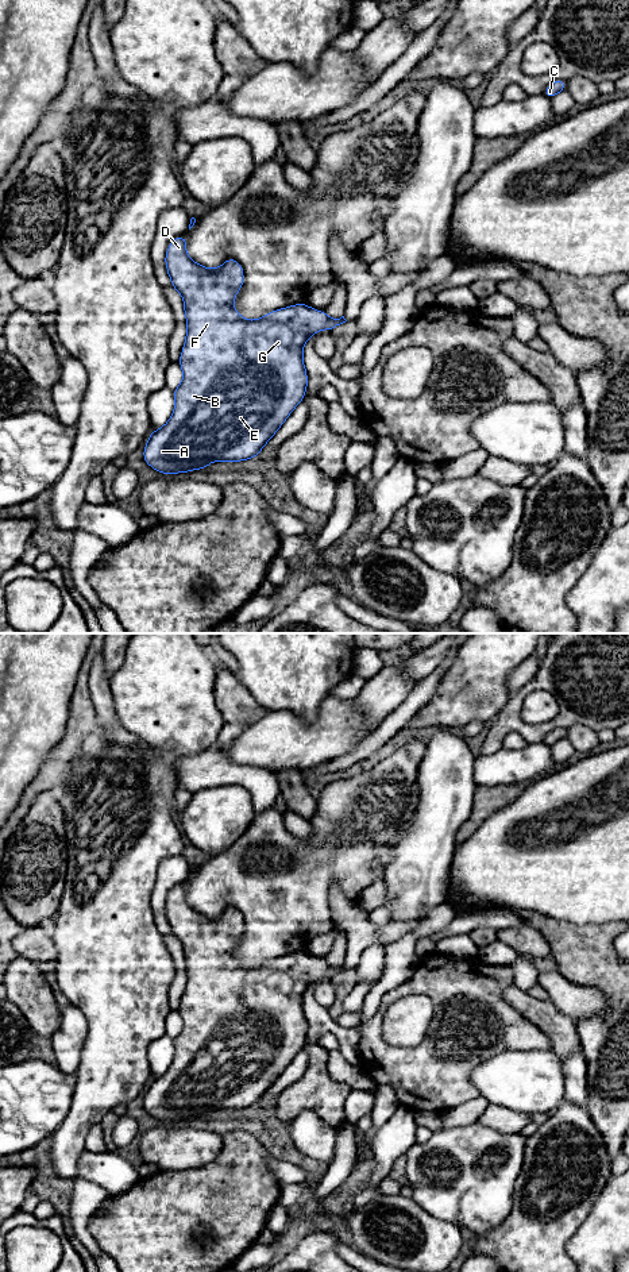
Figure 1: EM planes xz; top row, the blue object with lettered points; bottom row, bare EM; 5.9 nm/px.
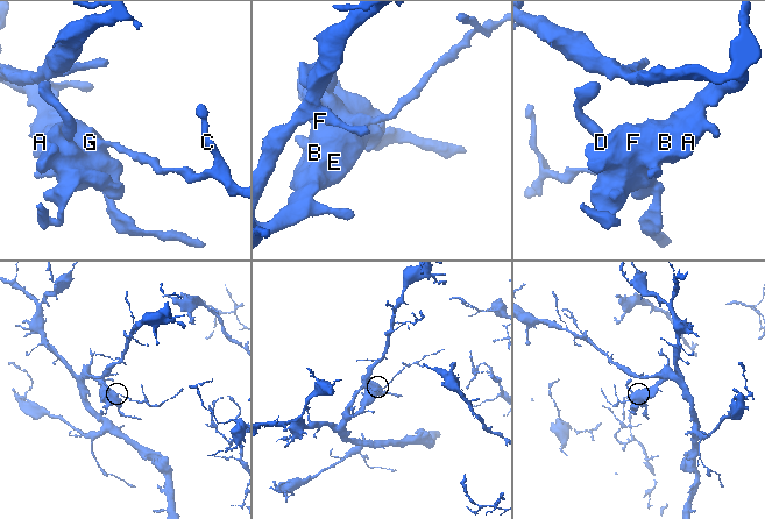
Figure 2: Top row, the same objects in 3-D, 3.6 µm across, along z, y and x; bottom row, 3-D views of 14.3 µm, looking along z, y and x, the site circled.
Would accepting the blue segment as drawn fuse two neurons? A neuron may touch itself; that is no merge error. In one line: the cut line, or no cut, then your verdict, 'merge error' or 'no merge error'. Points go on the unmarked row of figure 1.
no cut | no merge error

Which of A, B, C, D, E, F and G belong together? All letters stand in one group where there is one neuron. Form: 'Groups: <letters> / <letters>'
Groups: A B C D E F G

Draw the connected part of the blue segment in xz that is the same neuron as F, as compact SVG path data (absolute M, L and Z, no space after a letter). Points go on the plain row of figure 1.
M185 882L170 890L165 913L171 934L184 945L186 987L178 1009L184 1029L173 1038L175 1053L171 1065L162 1076L151 1079L143 1107L161 1122L204 1118L216 1109L255 1107L305 1045L308 1022L302 999L306 988L317 979L331 980L347 968L344 964L331 967L324 959L316 959L305 951L273 959L258 968L246 968L234 957L234 947L244 929L242 913L235 906L228 906L213 918L198 913L186 902Z

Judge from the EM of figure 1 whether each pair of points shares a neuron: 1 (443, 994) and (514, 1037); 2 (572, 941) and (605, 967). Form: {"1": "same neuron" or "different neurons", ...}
{"1": "same neuron", "2": "same neuron"}

